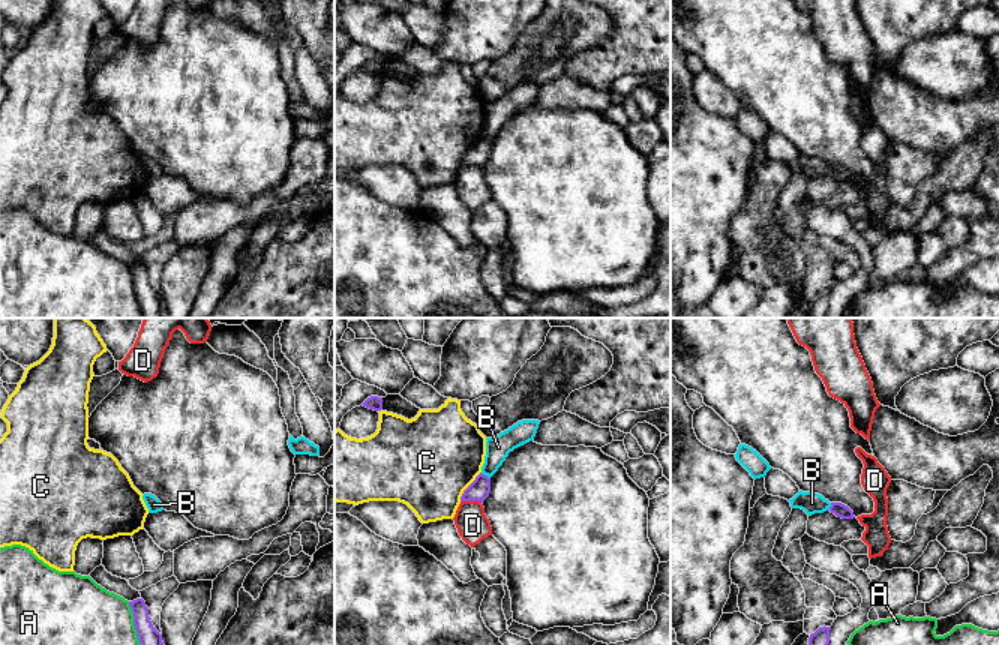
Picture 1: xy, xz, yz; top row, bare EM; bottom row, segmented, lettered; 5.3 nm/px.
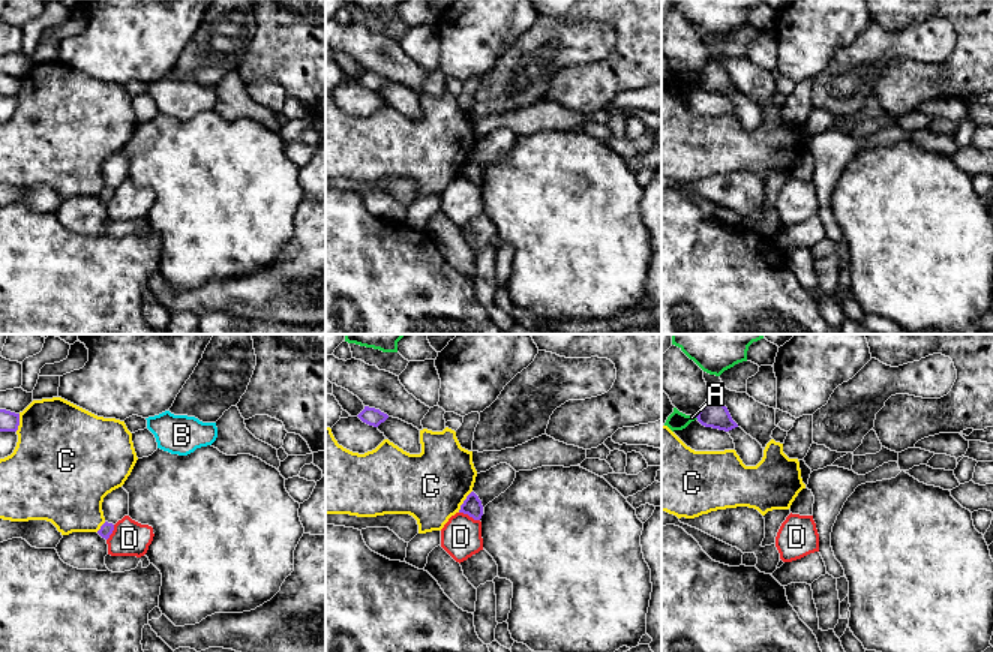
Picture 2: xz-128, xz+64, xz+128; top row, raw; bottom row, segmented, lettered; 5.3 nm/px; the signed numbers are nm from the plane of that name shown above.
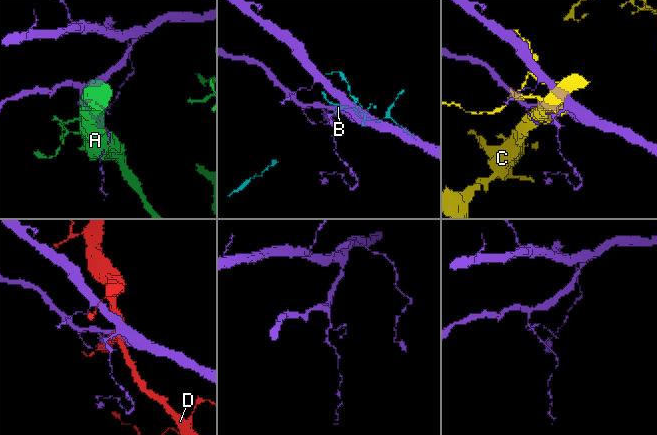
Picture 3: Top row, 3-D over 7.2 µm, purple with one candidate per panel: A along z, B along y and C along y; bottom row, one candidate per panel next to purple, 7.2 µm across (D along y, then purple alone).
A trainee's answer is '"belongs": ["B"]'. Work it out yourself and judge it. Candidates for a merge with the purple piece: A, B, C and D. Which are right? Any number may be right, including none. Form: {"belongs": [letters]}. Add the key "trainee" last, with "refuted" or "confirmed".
{"belongs": [], "trainee": "refuted"}

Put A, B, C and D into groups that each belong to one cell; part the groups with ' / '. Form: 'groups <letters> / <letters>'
groups A / B / C / D

